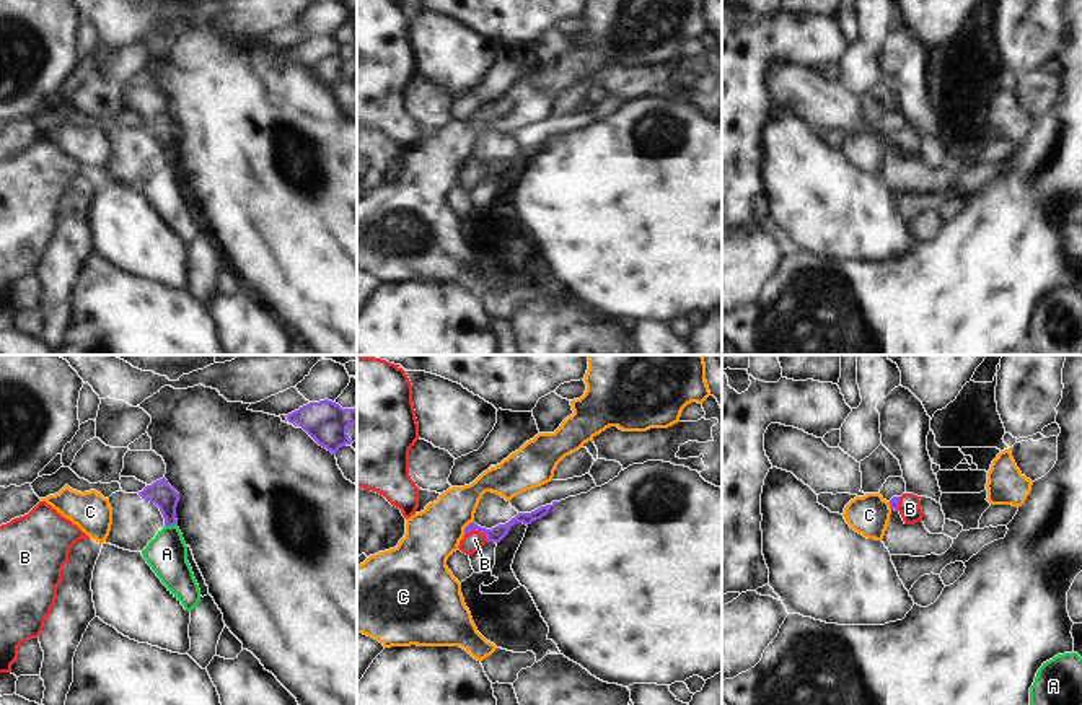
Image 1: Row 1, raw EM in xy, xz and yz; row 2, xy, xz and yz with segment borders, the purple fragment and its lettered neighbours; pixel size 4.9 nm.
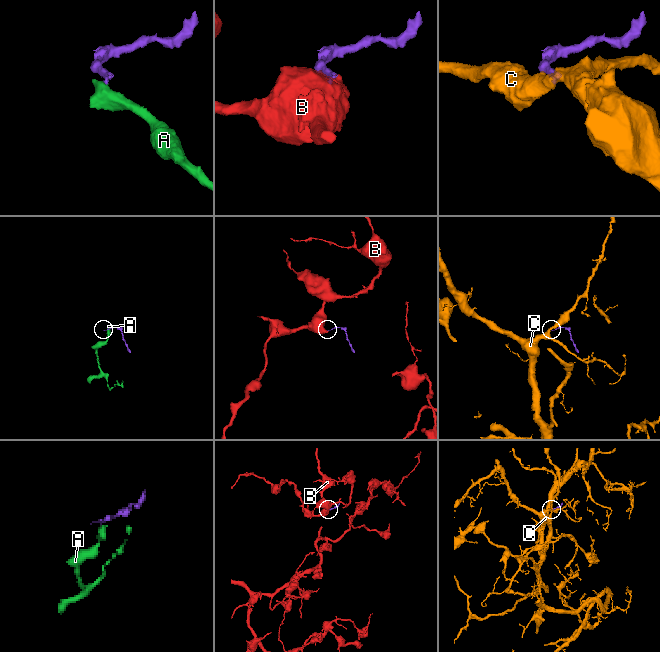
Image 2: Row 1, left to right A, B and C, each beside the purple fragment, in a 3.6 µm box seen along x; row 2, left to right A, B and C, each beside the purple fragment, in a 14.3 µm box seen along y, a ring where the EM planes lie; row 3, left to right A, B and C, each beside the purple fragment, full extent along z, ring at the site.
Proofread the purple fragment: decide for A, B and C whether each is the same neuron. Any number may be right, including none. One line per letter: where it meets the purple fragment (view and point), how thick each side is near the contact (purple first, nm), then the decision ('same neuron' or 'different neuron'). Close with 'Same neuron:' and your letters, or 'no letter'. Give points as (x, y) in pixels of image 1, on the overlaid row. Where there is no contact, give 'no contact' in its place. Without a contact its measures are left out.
A: meets purple in xy at (170, 525); 120 nm thick on the purple side, 200 nm on the other; different neuron
B: meets purple in xz at (478, 529); 80 nm thick on the purple side, 90 nm on the other; same neuron
C: meets purple in xz at (466, 526); 80 nm thick on the purple side, 260 nm on the other; different neuron
Same neuron: B

